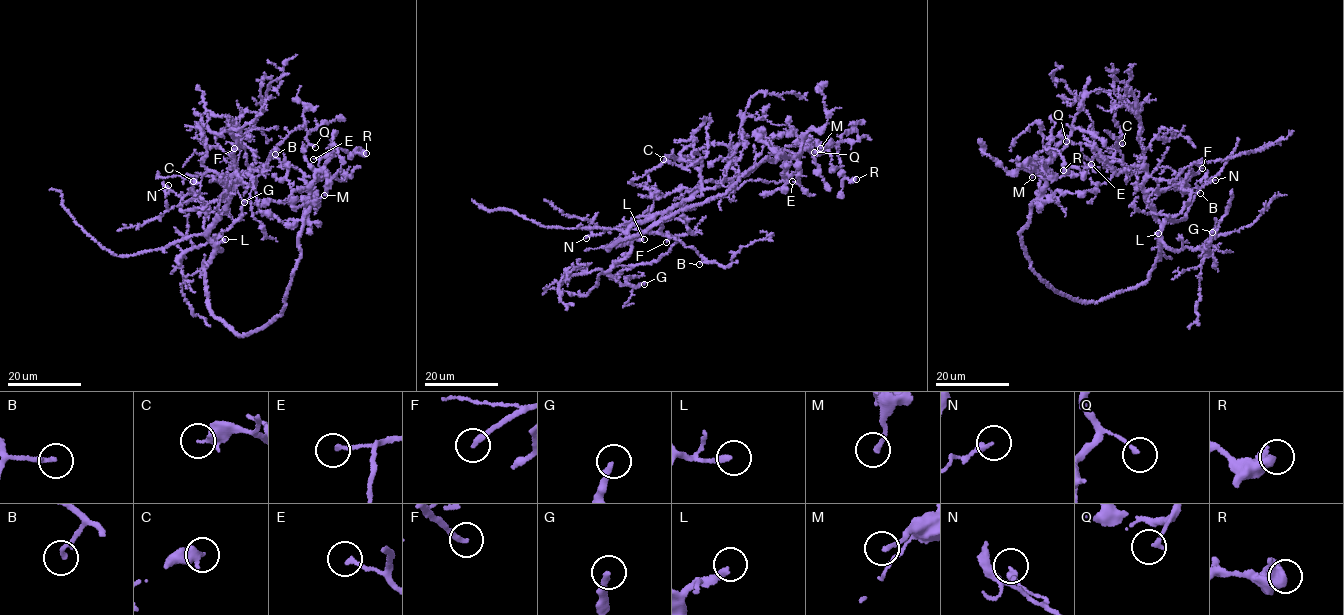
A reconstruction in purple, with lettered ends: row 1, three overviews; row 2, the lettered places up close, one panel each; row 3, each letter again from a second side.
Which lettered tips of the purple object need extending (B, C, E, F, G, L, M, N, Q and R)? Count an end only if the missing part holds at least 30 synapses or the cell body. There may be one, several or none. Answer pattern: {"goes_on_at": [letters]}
{"goes_on_at": ["F", "G", "L"]}

